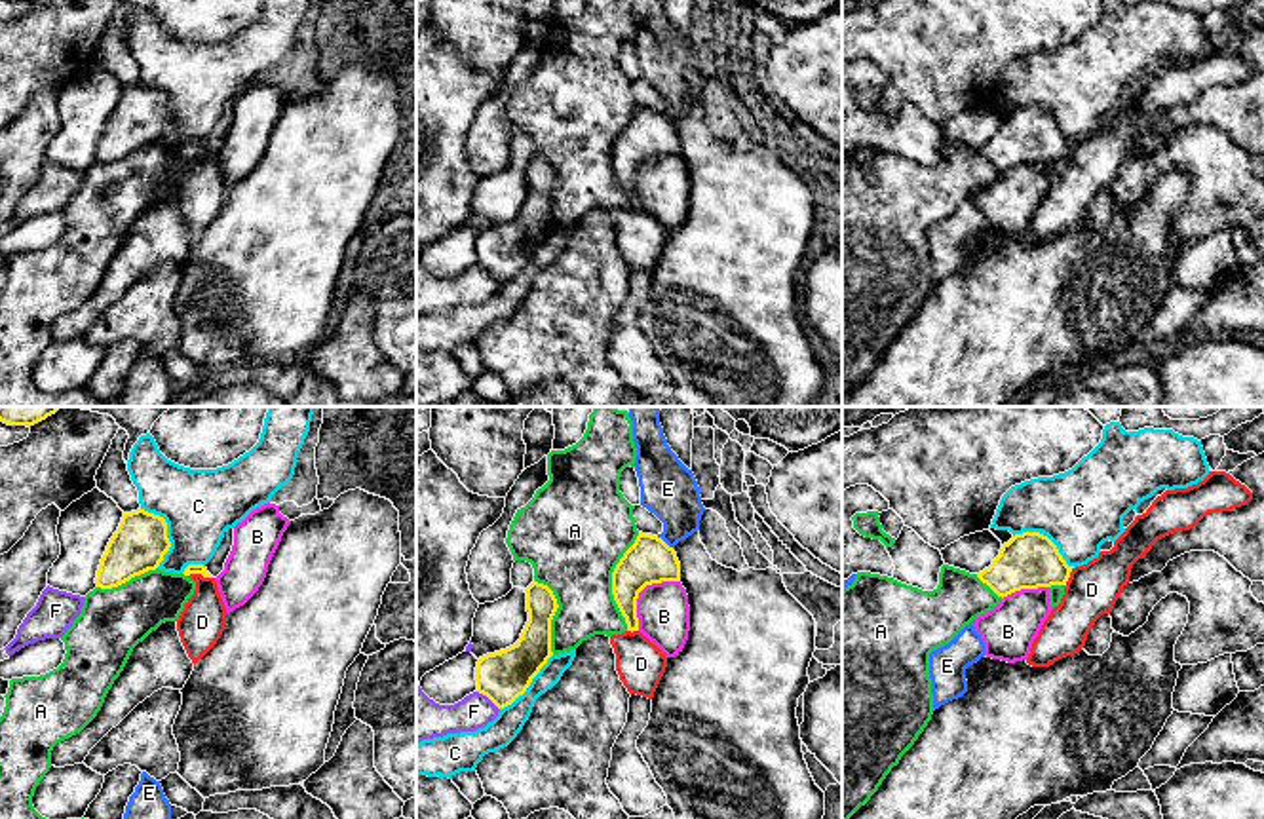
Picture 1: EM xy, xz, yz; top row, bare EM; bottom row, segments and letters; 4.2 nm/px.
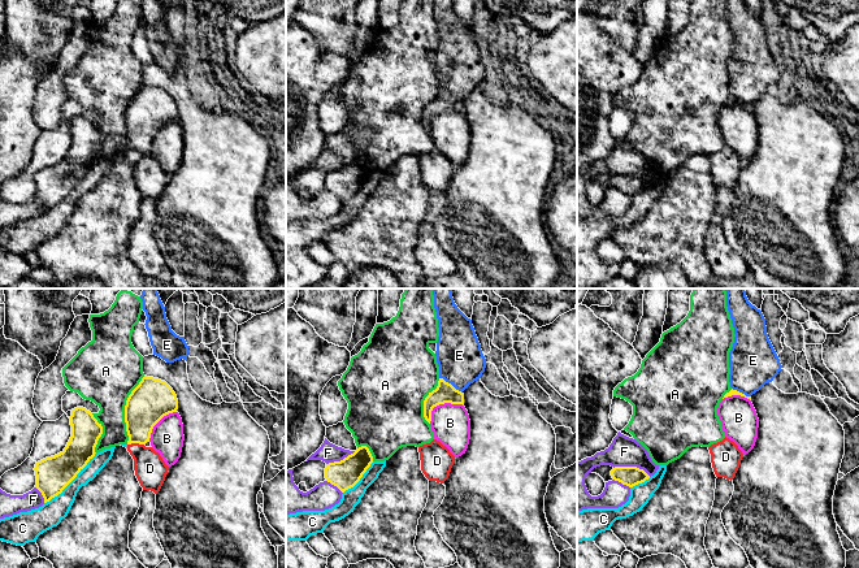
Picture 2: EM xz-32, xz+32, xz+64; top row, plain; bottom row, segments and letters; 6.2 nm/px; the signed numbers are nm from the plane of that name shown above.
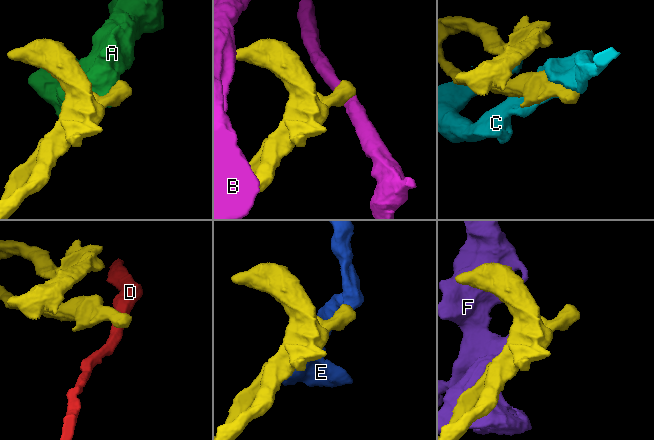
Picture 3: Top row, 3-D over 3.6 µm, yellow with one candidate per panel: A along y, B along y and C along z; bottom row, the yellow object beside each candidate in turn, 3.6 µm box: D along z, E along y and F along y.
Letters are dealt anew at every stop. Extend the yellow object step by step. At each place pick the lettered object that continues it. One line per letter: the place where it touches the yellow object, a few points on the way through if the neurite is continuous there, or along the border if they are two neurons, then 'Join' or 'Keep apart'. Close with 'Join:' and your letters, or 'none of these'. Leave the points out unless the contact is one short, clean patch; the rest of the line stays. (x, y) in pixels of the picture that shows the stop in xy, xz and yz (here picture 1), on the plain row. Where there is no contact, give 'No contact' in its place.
A: Touches yellow at xz (612, 156). Keep apart
B: Touches yellow at xz (641, 164). Boundary: xz (679, 154), (652, 156), (639, 168), (637, 204). Keep apart
C: Touches yellow at xy (166, 107). Keep apart
D: Touches yellow at xy (200, 147). Boundary: xy (189, 149), (211, 152). Keep apart
E: Touches yellow at xz (664, 116). Boundary: xz (656, 111), (673, 124). Keep apart
F: Touches yellow at xz (489, 272). Keep apart
Join: none of these

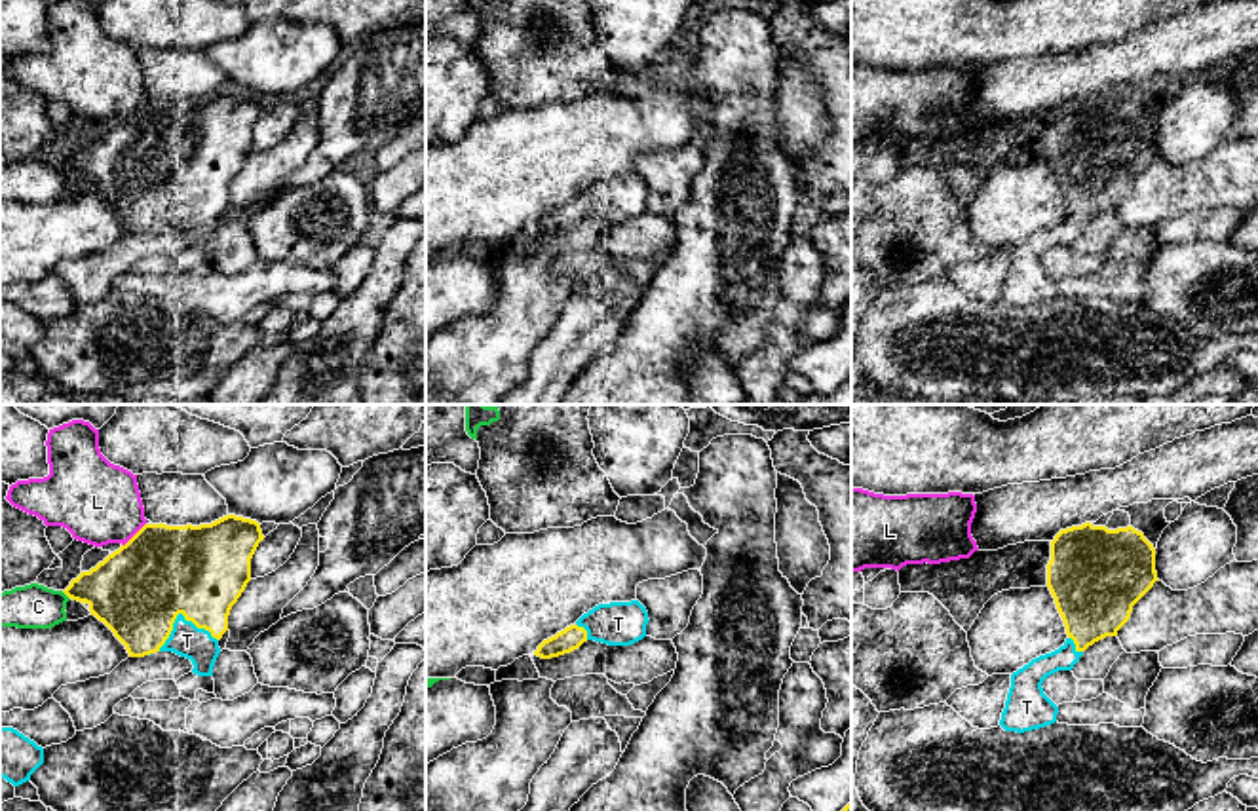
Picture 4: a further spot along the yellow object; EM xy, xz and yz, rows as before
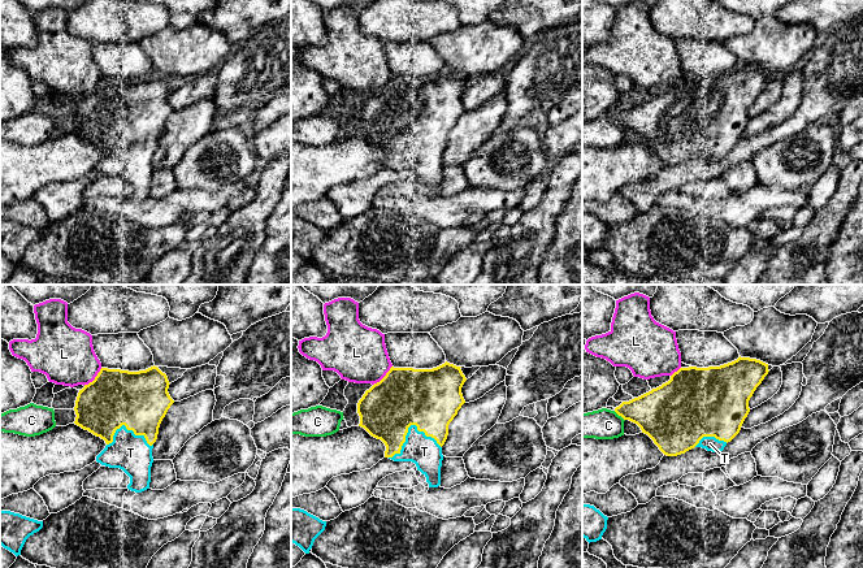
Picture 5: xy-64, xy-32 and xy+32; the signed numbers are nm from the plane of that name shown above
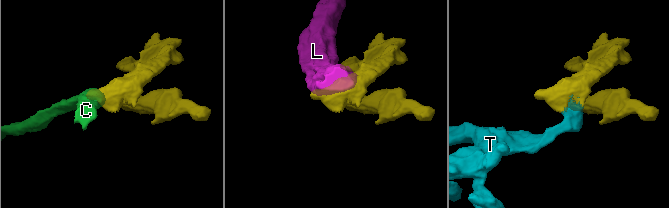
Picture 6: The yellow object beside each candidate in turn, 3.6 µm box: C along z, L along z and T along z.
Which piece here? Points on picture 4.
C: Touches yellow at xy (65, 168). Boundary: xy (61, 166), (69, 173). Keep apart
L: Touches yellow at xy (135, 109). Boundary: xy (145, 97), (122, 120). Keep apart
T: Touches yellow at xy (179, 187). Join
Join: T

